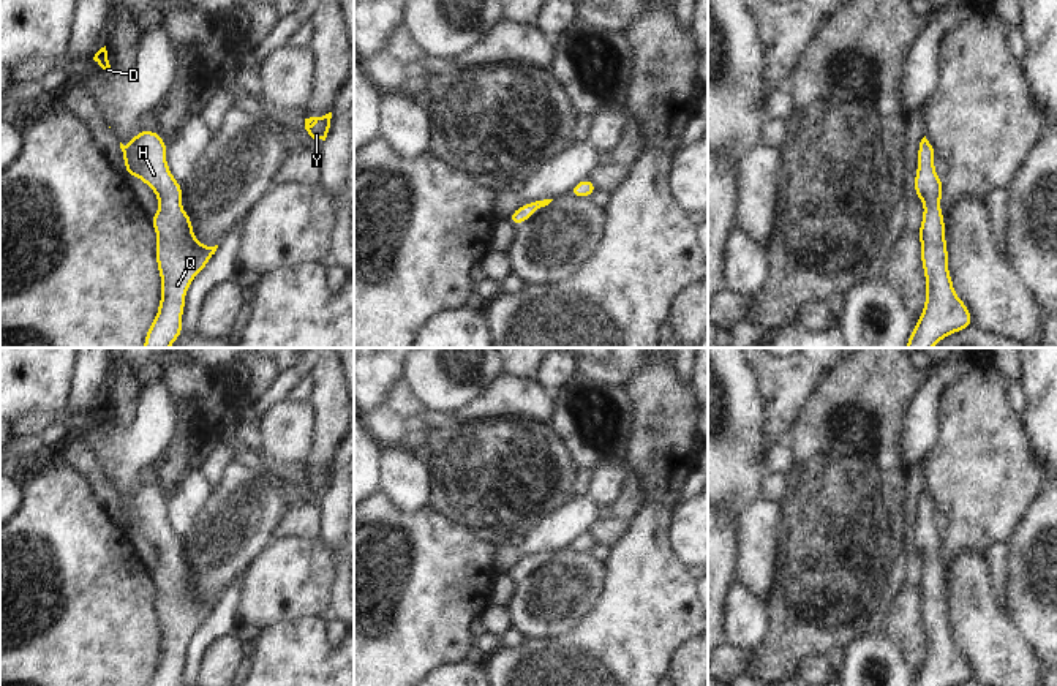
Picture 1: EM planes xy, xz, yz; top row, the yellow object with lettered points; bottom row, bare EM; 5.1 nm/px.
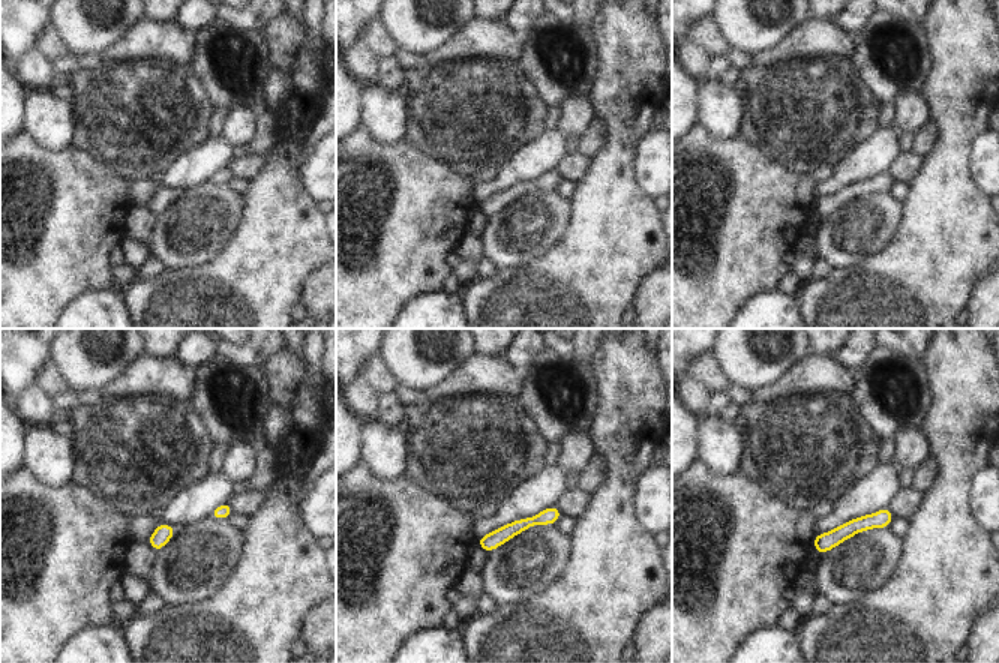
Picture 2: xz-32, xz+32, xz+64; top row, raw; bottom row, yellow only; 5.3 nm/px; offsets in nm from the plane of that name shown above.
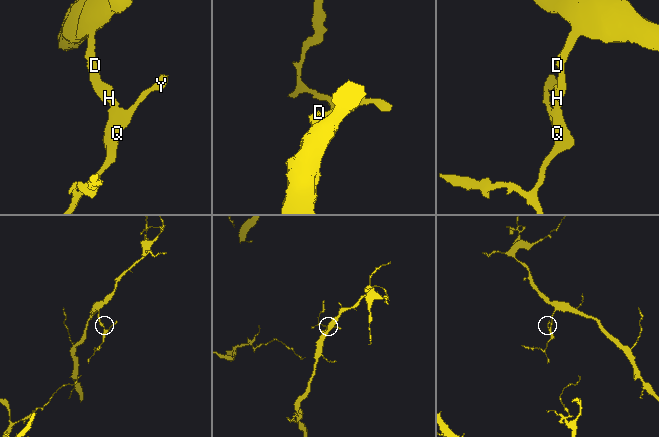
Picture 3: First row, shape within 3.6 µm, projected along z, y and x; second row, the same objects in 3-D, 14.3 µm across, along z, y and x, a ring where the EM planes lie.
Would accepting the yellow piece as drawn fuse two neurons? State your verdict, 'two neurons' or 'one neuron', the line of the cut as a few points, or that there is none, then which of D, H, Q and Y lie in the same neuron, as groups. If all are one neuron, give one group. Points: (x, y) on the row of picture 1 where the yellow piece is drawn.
one neuron; no cut; D H Q Y

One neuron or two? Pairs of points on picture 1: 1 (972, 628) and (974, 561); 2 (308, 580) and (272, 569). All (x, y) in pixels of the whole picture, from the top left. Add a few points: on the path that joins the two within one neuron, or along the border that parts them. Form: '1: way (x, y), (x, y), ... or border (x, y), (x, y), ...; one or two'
1: way (972, 612), (972, 577); one
2: way (299, 580), (282, 579); one

